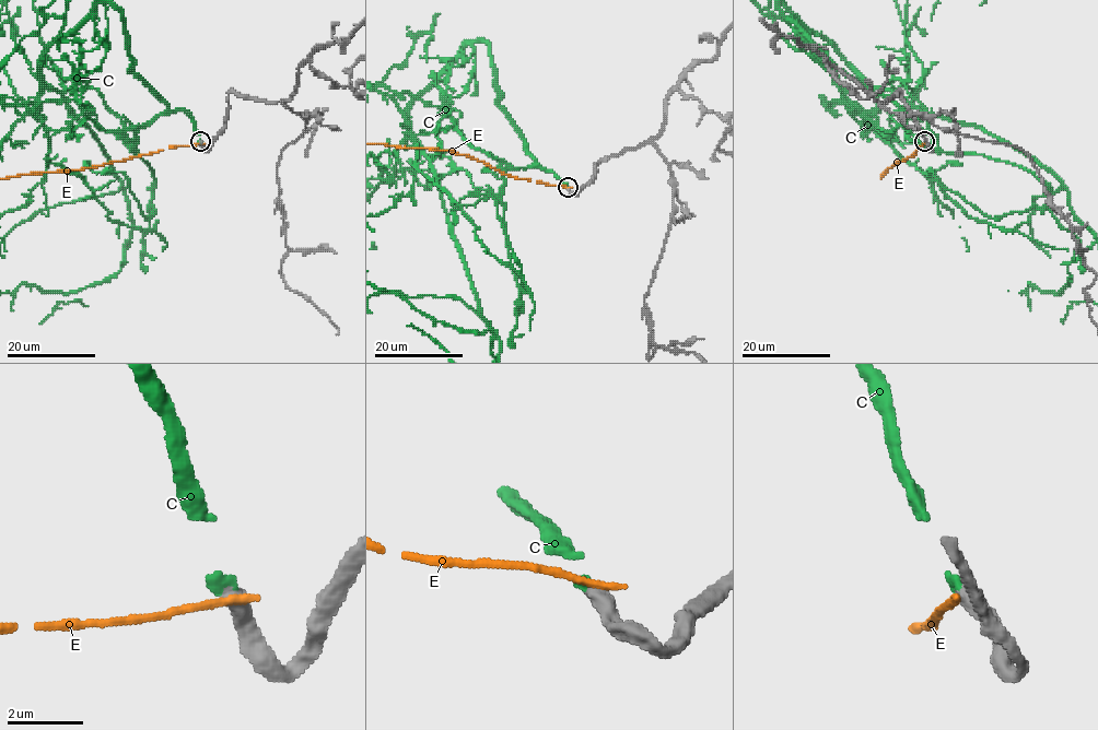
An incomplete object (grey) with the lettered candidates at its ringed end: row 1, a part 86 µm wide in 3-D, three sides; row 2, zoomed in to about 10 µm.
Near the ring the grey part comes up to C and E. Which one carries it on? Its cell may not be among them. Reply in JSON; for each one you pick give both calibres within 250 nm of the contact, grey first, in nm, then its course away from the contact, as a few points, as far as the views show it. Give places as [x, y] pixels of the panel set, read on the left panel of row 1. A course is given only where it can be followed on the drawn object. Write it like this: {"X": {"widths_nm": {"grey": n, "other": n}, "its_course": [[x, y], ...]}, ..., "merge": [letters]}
{"C": {"widths_nm": {"grey": 480, "other": 260}}, "merge": ["C"]}

